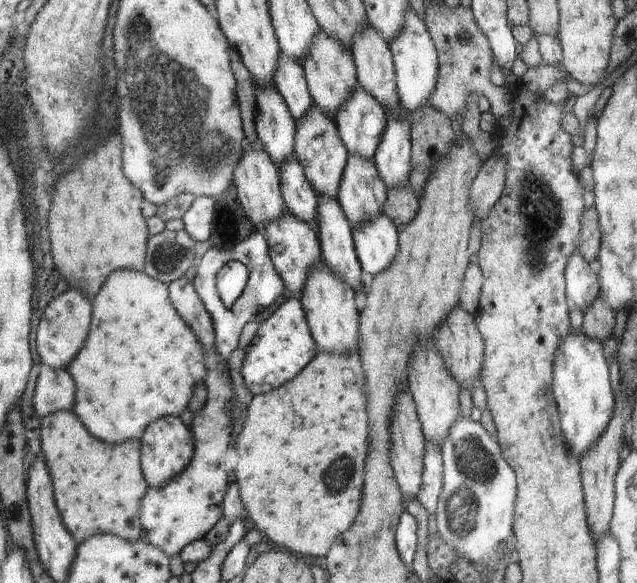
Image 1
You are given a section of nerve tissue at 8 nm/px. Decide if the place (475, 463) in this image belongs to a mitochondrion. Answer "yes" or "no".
yes

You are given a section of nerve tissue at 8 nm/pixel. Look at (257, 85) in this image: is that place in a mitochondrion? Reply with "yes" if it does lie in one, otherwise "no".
no

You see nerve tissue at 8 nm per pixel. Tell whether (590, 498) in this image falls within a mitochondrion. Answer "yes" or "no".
no

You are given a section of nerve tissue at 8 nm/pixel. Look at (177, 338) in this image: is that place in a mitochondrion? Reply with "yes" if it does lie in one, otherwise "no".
no

